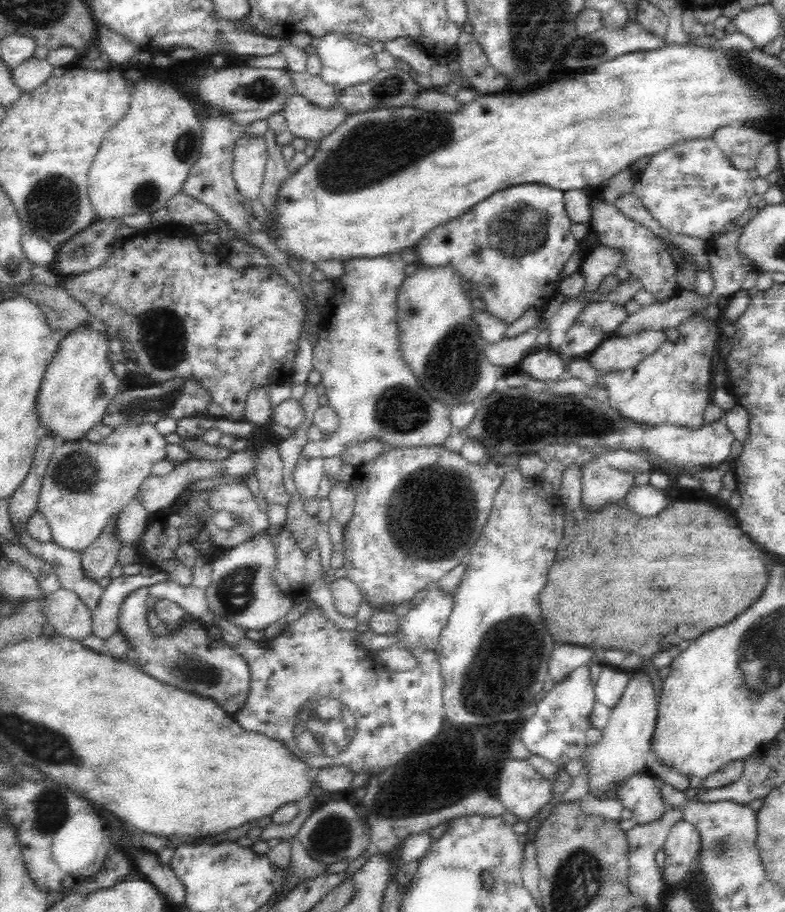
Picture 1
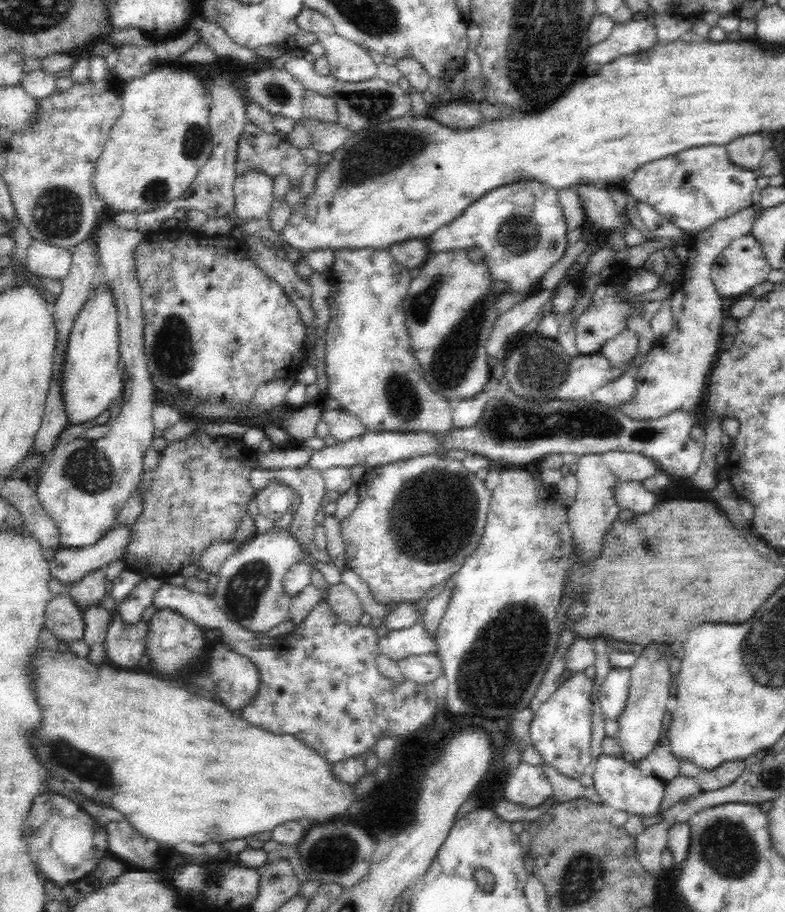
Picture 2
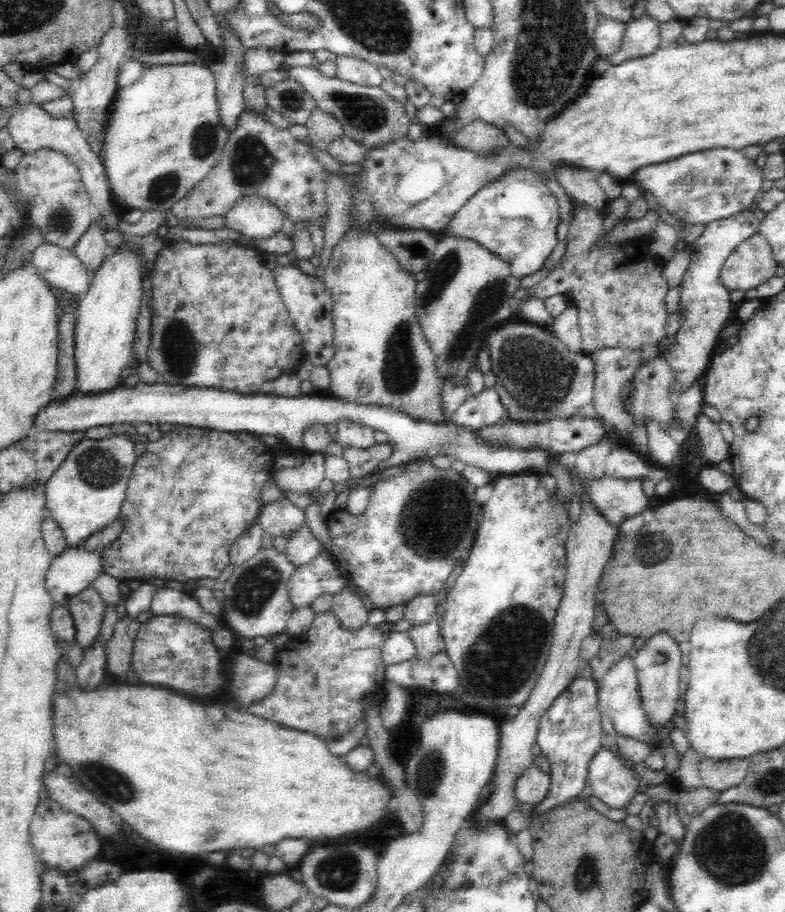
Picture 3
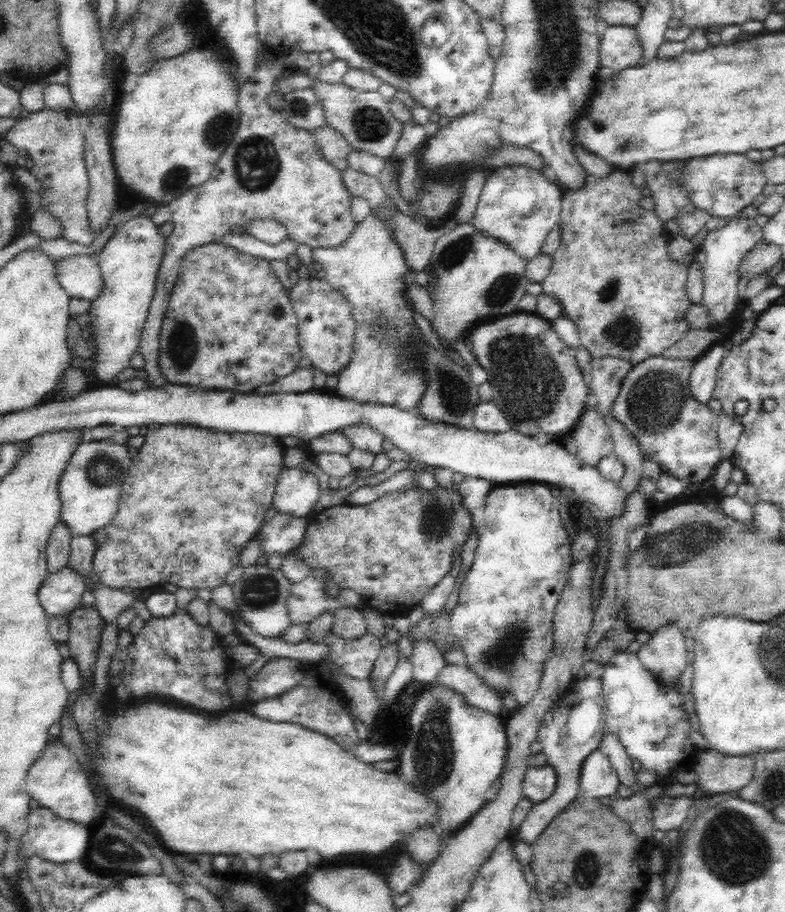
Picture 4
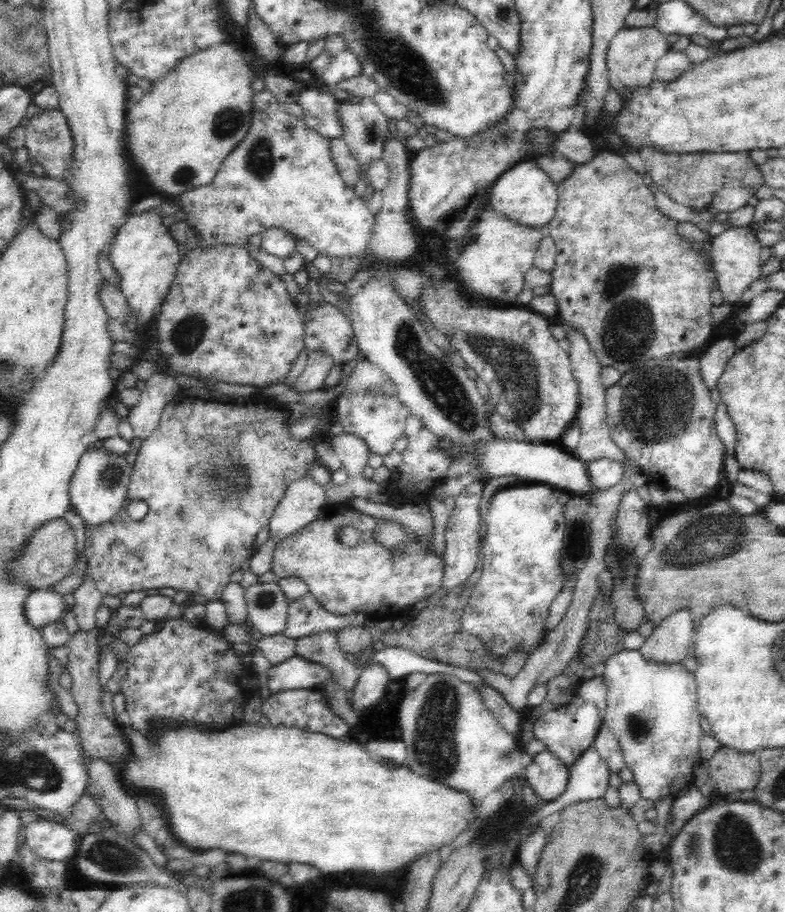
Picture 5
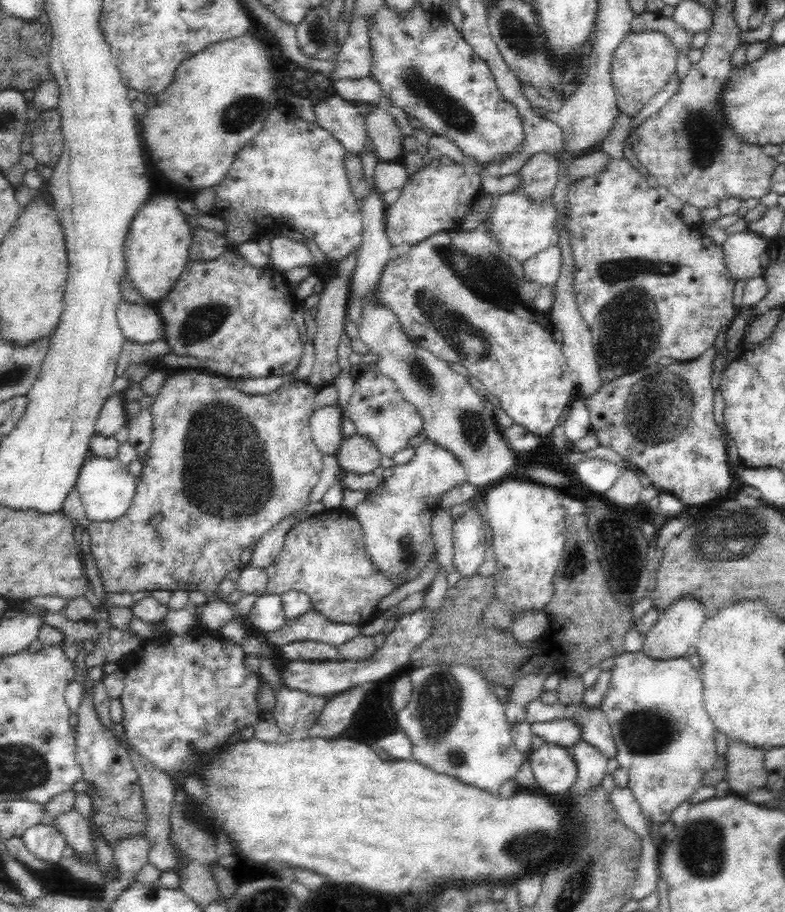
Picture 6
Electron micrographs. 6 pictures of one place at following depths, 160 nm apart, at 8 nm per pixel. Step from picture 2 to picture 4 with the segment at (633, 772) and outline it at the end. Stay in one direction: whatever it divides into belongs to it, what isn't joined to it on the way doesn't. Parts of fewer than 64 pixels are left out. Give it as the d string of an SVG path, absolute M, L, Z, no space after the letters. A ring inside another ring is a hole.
M598 748L584 760L580 772L580 795L586 799L619 797L625 793L606 755Z

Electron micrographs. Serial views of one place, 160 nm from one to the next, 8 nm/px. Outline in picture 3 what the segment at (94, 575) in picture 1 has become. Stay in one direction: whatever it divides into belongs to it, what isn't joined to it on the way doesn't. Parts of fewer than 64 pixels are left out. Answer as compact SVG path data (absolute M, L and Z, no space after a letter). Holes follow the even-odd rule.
M88 586L74 594L67 607L75 624L75 642L86 650L100 632L106 605L100 593L93 586Z

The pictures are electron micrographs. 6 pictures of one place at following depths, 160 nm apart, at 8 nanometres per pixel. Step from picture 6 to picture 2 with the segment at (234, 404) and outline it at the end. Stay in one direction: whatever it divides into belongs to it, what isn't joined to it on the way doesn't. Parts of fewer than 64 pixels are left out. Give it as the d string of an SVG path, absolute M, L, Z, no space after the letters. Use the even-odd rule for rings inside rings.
M199 431L198 433L193 433L188 435L186 438L177 441L169 441L167 446L158 452L155 457L159 458L157 467L151 471L144 471L142 473L142 478L137 489L143 493L143 500L145 504L143 506L143 513L139 518L131 524L130 536L128 541L128 546L124 551L124 564L128 569L136 571L143 576L156 576L158 578L164 577L166 575L178 574L182 568L188 566L188 564L198 564L199 558L202 556L206 548L210 544L220 541L220 542L230 542L232 541L232 536L240 524L240 518L246 514L248 504L250 500L254 498L257 494L257 490L250 485L250 472L252 472L252 467L250 467L250 458L254 456L256 449L246 447L242 438L228 438L226 436L210 436L204 432Z

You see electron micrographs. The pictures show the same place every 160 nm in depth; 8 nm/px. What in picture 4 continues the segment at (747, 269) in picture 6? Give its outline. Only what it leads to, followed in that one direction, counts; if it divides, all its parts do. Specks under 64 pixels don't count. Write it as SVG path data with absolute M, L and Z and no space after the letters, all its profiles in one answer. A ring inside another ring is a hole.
M735 218L718 228L718 230L709 231L706 238L697 248L694 254L694 261L698 261L702 269L704 293L700 300L702 306L709 309L709 319L713 325L722 323L724 320L734 314L741 299L738 297L738 282L741 276L738 275L738 268L742 258L763 240L763 227L757 224L752 218Z

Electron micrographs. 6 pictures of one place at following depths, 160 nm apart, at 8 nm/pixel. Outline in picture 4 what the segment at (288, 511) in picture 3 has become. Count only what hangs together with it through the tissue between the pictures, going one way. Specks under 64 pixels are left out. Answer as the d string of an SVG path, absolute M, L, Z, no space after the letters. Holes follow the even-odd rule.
M276 512L256 536L260 540L261 552L268 557L278 553L284 556L292 551L302 542L308 521L308 517Z

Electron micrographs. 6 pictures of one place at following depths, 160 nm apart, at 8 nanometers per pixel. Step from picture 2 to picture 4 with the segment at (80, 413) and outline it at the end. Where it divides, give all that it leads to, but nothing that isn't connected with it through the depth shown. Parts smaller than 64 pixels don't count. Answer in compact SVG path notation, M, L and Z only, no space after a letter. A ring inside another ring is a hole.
M137 215L117 226L107 242L100 245L96 259L104 280L102 295L91 301L91 328L98 351L92 360L90 375L97 386L114 382L119 372L129 366L130 358L139 352L142 331L157 290L158 270L163 258L166 237L146 215Z

